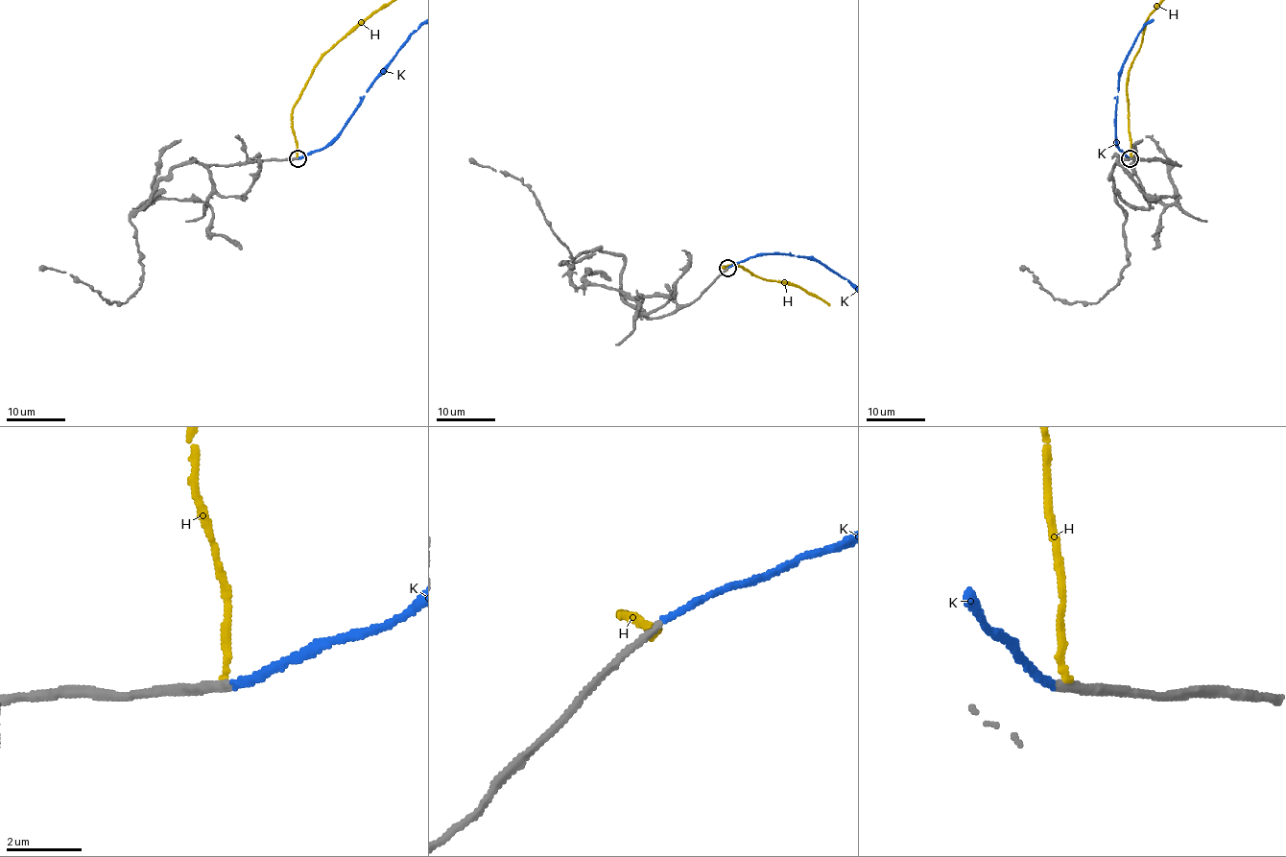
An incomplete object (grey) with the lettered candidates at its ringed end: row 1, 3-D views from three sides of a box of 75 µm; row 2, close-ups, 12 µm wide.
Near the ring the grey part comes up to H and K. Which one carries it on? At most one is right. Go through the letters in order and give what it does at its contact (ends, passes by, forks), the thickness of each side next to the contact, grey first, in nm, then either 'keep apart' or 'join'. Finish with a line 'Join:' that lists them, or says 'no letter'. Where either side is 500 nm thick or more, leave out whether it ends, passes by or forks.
H: it ends there; 240 nm thick on the grey side, 170 nm on the other; keep apart
K: it ends there; 200 nm thick on the grey side, 180 nm on the other; join
Join: K

